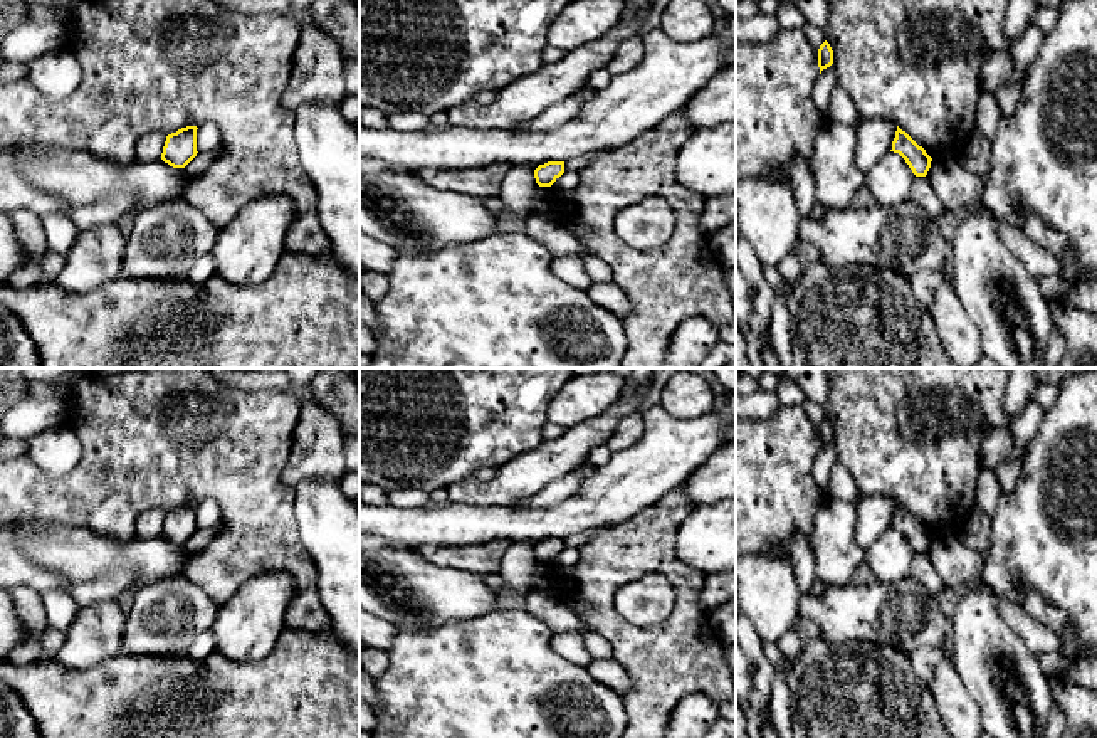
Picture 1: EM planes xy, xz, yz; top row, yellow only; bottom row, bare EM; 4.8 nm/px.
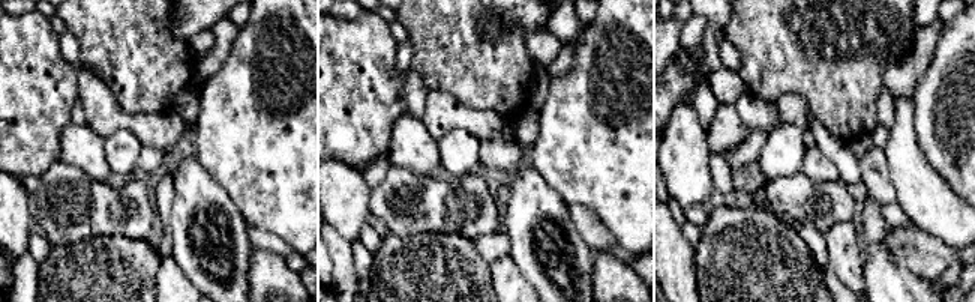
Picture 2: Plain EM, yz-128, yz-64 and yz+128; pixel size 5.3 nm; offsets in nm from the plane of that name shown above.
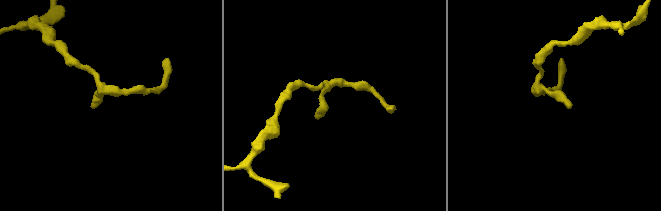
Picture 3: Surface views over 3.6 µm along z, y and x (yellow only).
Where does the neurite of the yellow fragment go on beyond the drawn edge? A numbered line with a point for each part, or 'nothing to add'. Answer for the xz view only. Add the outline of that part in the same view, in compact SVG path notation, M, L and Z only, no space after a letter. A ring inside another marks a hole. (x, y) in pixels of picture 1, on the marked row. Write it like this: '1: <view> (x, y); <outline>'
nothing to add

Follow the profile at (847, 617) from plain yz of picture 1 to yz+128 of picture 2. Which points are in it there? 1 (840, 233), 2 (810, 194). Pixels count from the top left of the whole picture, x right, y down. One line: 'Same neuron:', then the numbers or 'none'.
Same neuron: 2

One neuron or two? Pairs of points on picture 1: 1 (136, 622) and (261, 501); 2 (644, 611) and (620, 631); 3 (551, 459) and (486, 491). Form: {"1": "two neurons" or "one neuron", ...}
{"1": "two neurons", "2": "two neurons", "3": "one neuron"}

